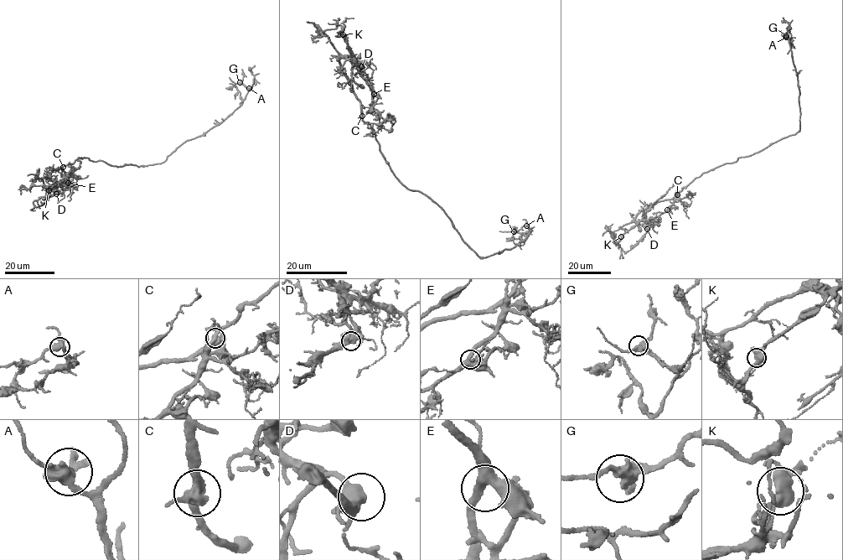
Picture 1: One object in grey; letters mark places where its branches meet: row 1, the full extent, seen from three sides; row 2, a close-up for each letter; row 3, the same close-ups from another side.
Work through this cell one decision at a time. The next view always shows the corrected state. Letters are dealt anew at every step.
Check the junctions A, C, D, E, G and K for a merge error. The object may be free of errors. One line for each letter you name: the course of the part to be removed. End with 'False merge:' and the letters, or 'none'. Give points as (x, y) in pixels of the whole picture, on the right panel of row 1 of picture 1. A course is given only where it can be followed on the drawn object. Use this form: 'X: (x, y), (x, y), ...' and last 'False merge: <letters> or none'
False merge: none

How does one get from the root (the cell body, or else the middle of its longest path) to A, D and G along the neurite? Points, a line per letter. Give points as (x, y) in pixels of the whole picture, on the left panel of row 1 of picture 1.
A: (101, 161), (117, 167), (162, 163), (183, 142), (202, 135), (232, 112), (241, 104), (249, 88)
D: (101, 161), (79, 158), (73, 163), (64, 165), (62, 169), (59, 168), (53, 168), (50, 174), (56, 194)
G: (101, 161), (117, 167), (162, 163), (183, 142), (202, 135), (239, 106), (249, 89), (240, 82)

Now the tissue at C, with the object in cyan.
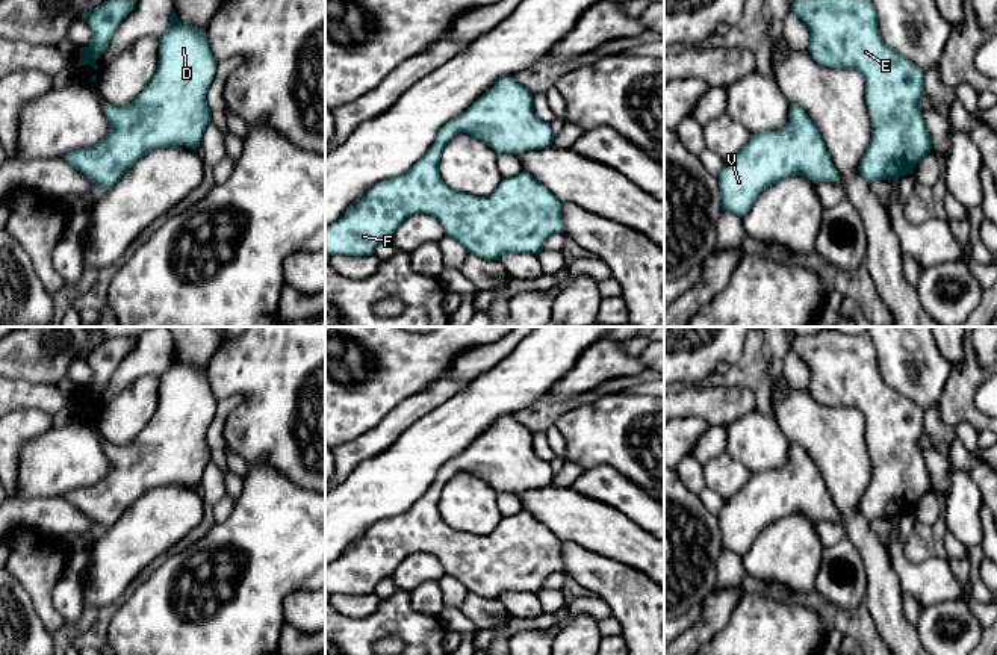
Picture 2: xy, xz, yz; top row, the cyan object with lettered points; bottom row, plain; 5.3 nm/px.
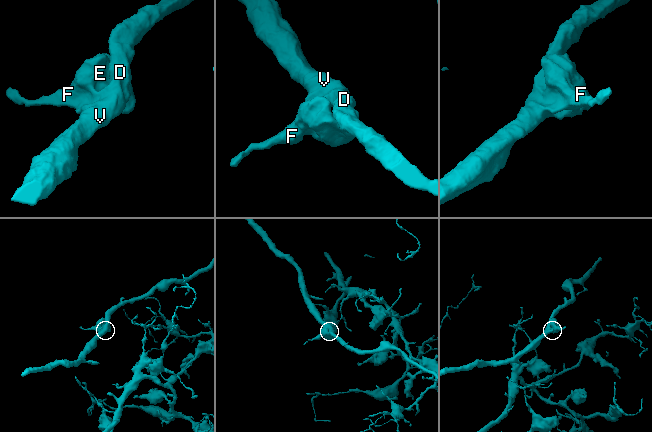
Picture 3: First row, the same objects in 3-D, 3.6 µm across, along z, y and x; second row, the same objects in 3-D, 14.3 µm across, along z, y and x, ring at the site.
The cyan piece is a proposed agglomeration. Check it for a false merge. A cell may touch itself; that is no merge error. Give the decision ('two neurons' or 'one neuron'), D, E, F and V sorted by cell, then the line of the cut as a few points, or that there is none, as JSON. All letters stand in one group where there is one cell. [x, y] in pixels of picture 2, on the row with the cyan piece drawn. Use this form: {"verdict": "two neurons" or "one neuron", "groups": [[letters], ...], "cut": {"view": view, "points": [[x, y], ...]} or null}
{"verdict": "one neuron", "groups": [["D", "E", "F", "V"]], "cut": null}

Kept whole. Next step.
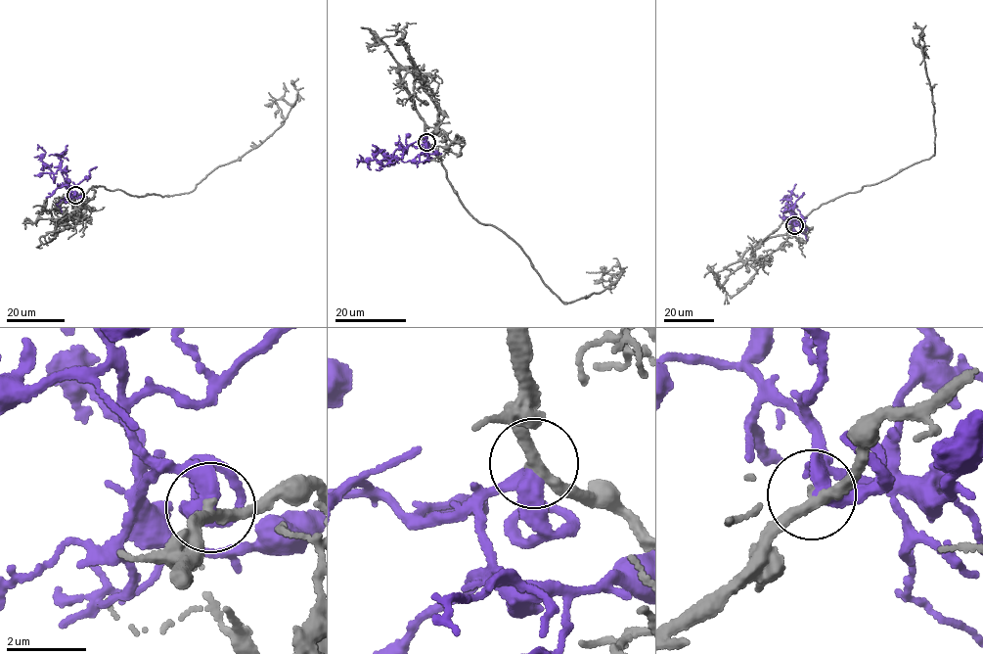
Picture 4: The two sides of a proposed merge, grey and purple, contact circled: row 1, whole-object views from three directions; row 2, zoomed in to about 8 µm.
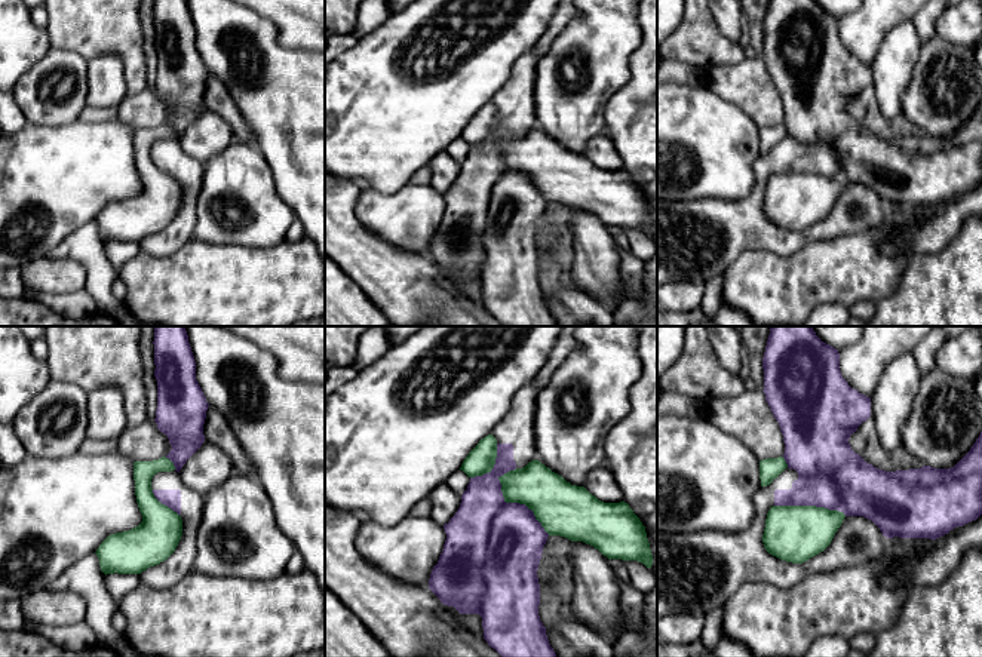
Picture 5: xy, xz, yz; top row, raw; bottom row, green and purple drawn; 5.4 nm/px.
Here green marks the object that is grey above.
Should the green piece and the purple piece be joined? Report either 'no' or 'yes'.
no

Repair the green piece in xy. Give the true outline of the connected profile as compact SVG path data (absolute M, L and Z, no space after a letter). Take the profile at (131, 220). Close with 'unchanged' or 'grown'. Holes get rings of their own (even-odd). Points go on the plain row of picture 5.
M166 125L134 131L135 163L142 190L129 199L108 203L99 212L95 221L105 243L141 242L175 219L182 203L182 187L162 172L151 157L156 141L172 138L175 133Z; unchanged

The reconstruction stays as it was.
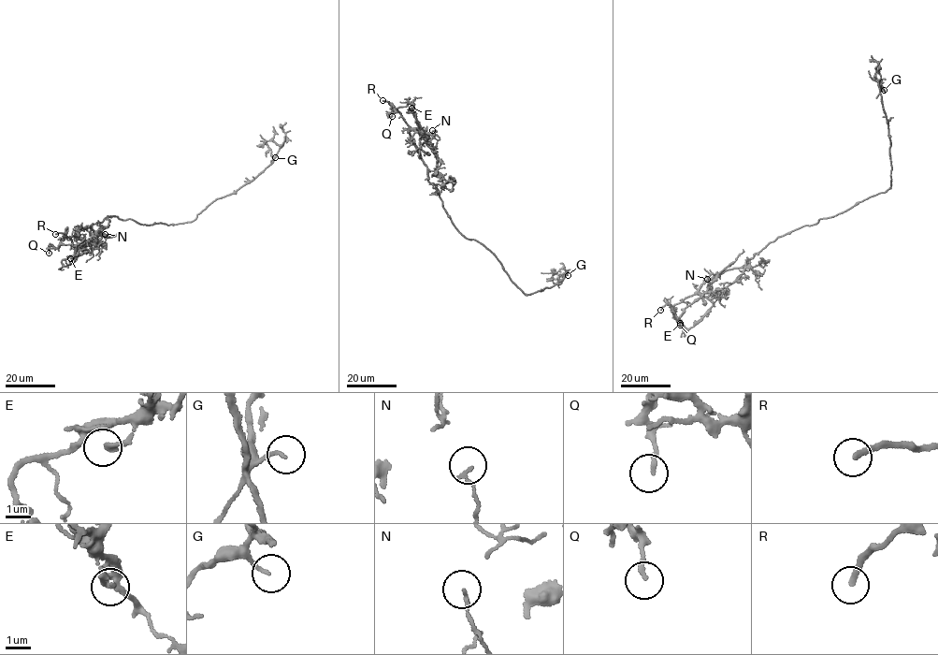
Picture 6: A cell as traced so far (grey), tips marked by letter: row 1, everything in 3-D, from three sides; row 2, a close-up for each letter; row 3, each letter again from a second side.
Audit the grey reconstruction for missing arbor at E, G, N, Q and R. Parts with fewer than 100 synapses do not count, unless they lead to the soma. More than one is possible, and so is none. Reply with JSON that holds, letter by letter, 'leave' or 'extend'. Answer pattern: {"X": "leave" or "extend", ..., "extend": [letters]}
{"E": "leave", "G": "leave", "N": "leave", "Q": "leave", "R": "extend", "extend": ["R"]}

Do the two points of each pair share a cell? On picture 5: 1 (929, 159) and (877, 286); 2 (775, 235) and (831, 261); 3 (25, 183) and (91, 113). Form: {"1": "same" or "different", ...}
{"1": "different", "2": "different", "3": "different"}

